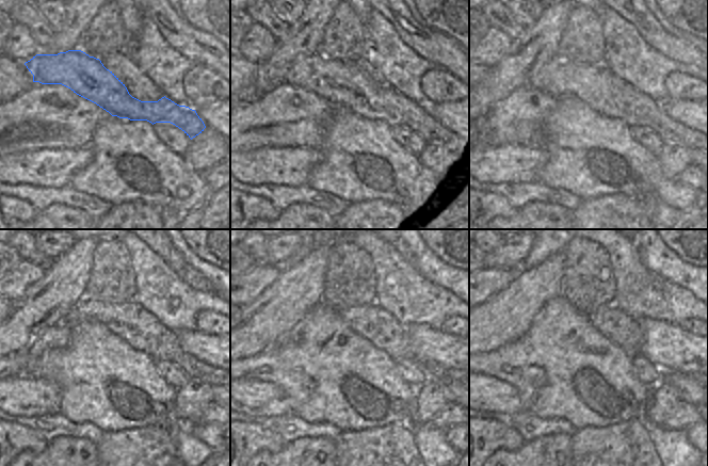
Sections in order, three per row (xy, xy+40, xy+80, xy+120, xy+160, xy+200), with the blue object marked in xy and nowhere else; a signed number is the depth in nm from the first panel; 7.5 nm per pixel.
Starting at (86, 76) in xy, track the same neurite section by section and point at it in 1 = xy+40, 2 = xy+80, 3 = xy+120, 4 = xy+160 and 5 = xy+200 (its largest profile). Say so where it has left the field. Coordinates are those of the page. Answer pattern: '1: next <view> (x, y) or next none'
1: next xy+40 (343, 84)
2: next xy+80 (597, 86)
3: next xy+120 (141, 330)
4: next xy+160 (371, 322)
5: next xy+200 (615, 324)

